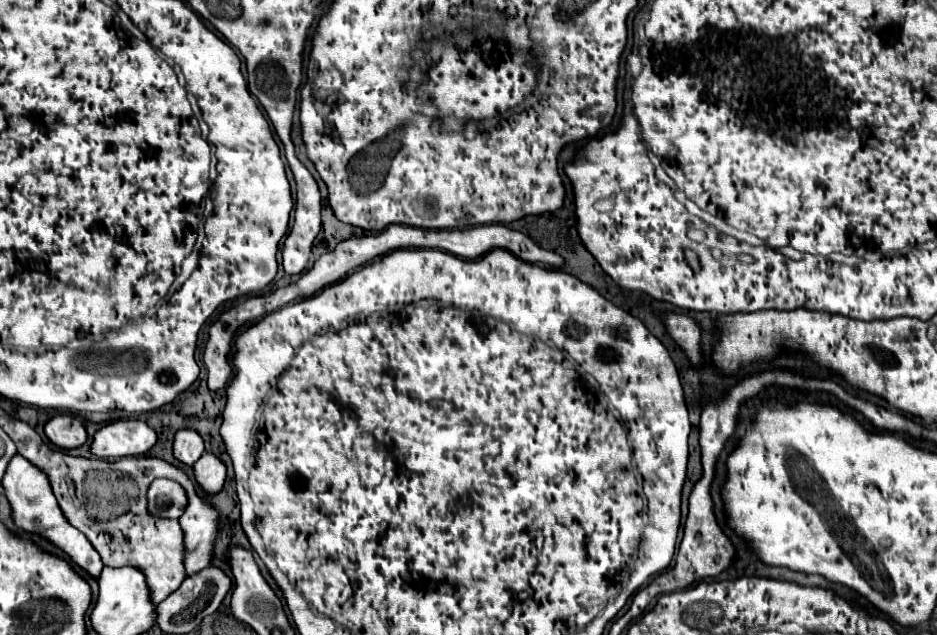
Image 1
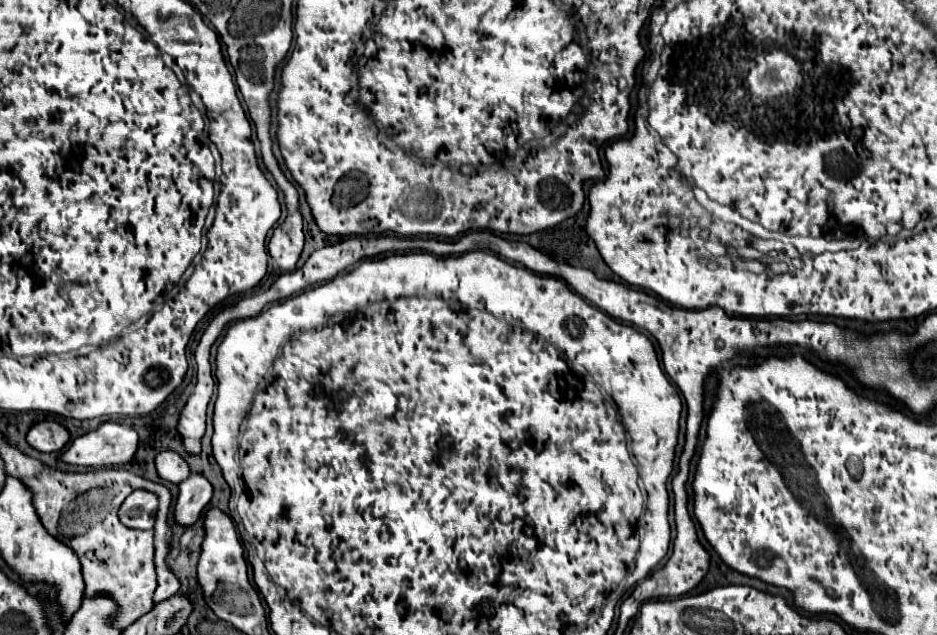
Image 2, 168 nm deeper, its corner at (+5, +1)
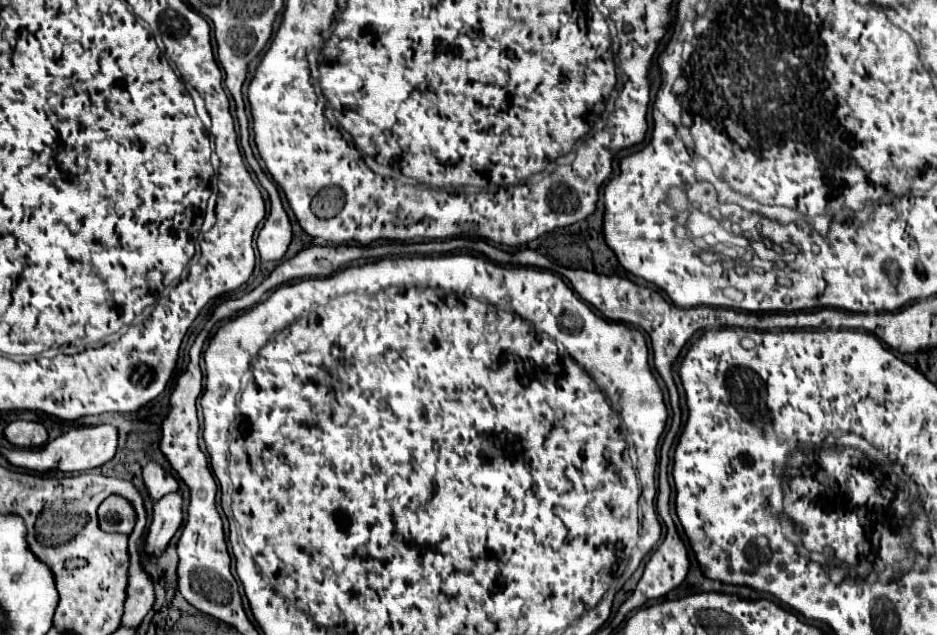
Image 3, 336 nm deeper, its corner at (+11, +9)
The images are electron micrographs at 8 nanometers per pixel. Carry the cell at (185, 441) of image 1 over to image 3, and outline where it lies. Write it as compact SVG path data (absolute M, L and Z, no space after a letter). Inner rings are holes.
M149 462L143 468L143 482L147 488L147 494L153 502L161 500L161 496L167 496L171 492L177 492L179 484L173 474L167 474L157 462Z

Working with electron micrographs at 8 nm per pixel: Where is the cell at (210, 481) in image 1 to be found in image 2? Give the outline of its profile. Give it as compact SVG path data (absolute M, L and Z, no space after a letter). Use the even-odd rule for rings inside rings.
M195 472L187 480L179 482L179 496L175 508L177 522L185 526L195 524L203 508L207 508L207 504L211 502L211 498L213 498L213 486L203 474Z

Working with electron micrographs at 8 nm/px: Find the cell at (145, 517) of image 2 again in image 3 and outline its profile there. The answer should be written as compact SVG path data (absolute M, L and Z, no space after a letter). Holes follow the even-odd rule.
M109 496L97 510L99 528L111 534L129 534L135 526L135 510L121 496Z

